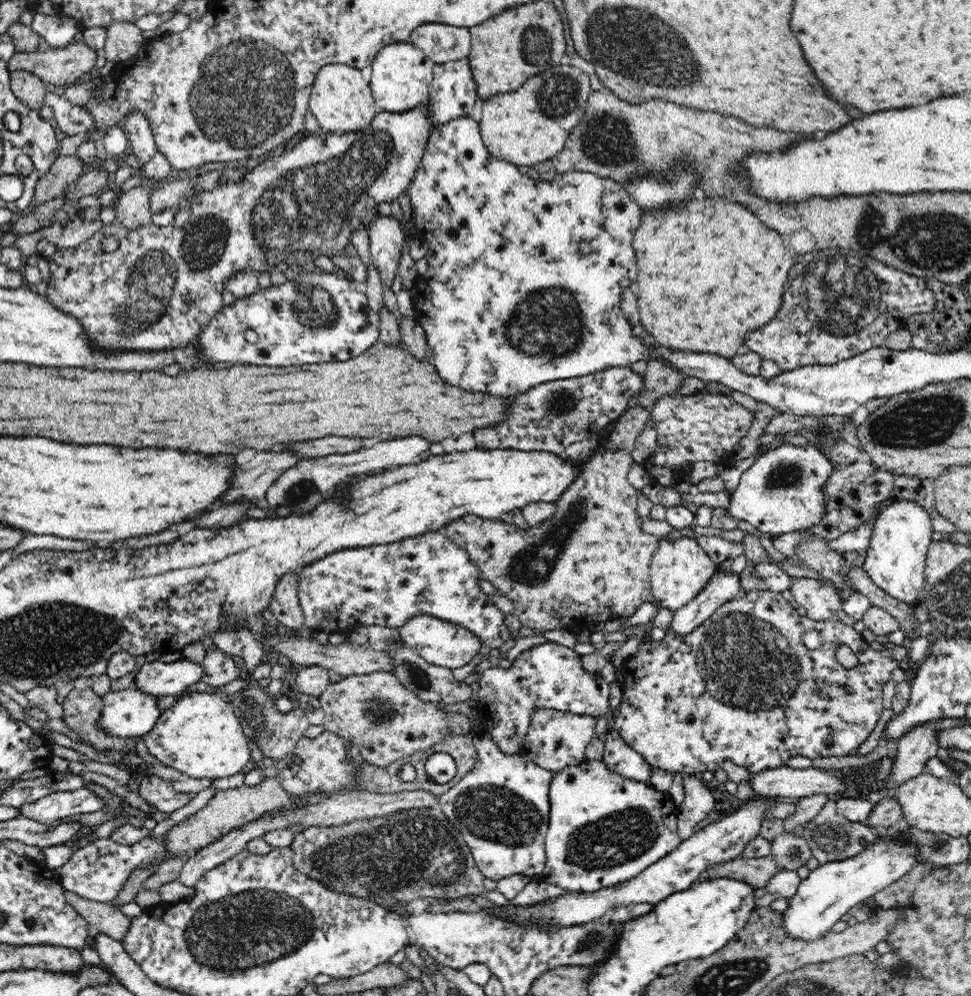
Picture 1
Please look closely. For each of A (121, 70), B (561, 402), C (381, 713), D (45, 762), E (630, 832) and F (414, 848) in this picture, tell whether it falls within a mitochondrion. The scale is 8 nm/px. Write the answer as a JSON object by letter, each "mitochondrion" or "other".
{"A":"other","B":"mitochondrion","C":"mitochondrion","D":"other","E":"mitochondrion","F":"mitochondrion"}

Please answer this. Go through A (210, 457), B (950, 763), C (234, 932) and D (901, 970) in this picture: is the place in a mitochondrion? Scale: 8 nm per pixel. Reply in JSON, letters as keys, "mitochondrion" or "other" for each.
{"A":"other","B":"other","C":"mitochondrion","D":"other"}

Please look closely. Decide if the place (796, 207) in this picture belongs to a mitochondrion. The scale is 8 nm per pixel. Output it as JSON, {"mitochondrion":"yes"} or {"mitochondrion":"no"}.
{"mitochondrion":"no"}

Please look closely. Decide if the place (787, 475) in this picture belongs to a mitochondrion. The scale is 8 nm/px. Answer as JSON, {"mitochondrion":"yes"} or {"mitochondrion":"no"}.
{"mitochondrion":"yes"}

